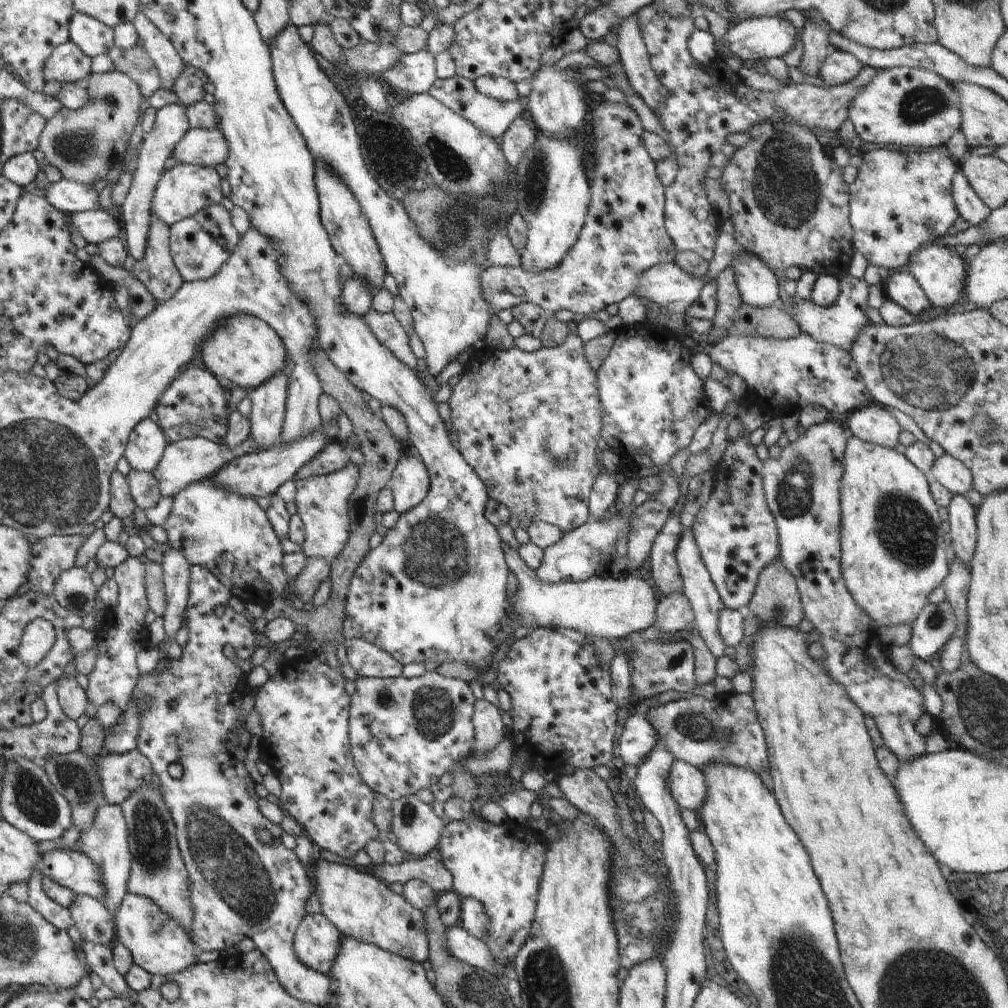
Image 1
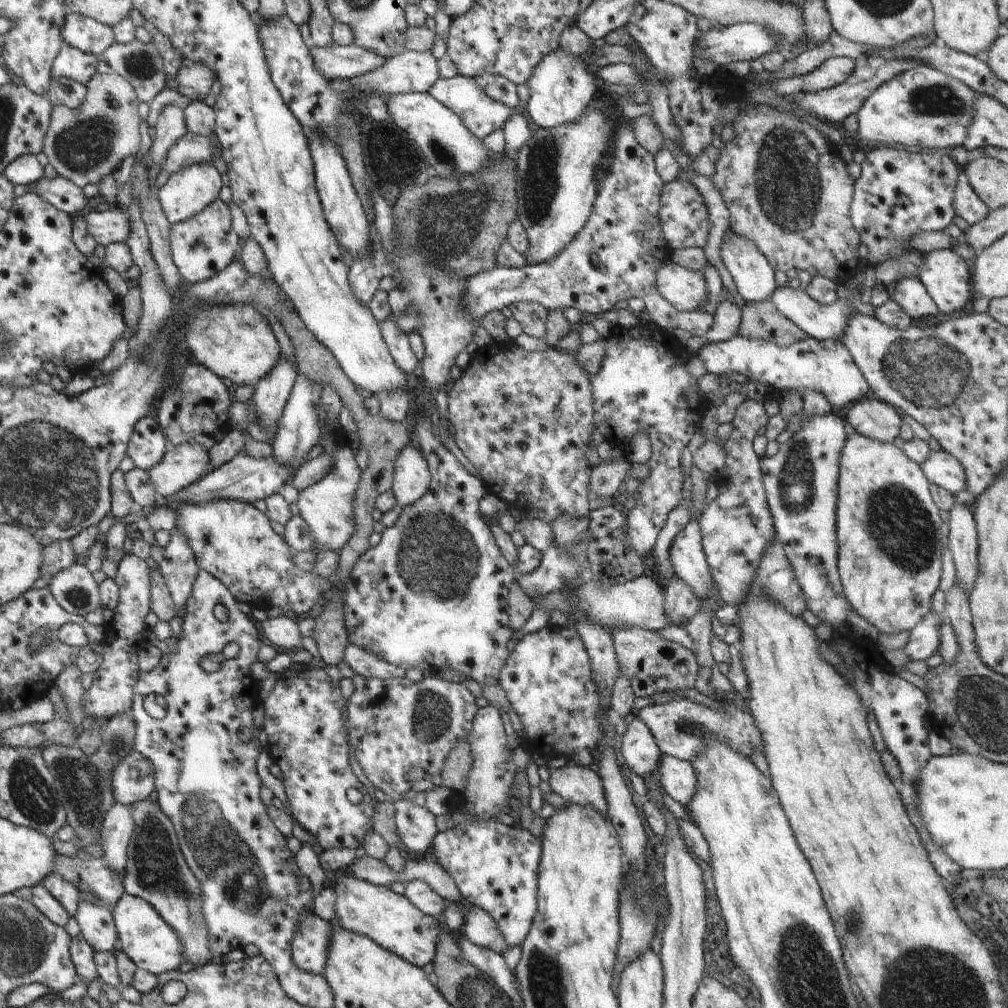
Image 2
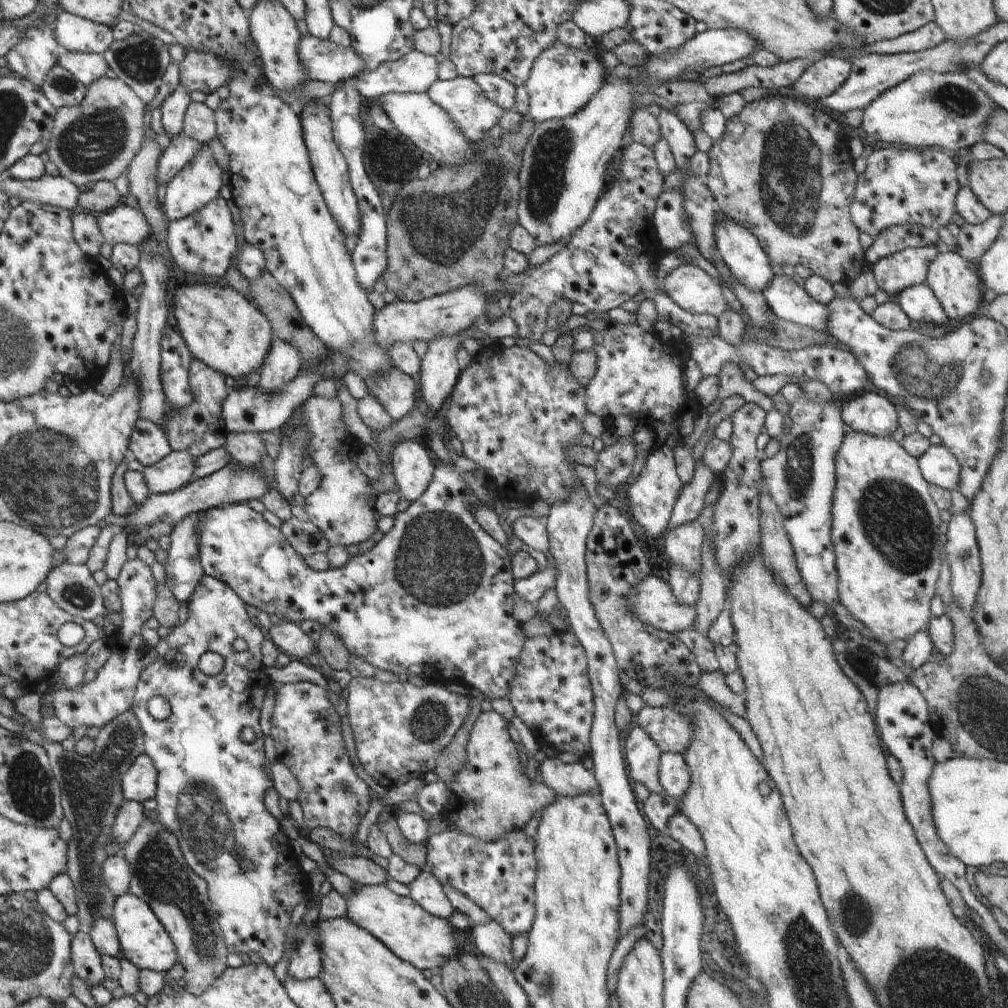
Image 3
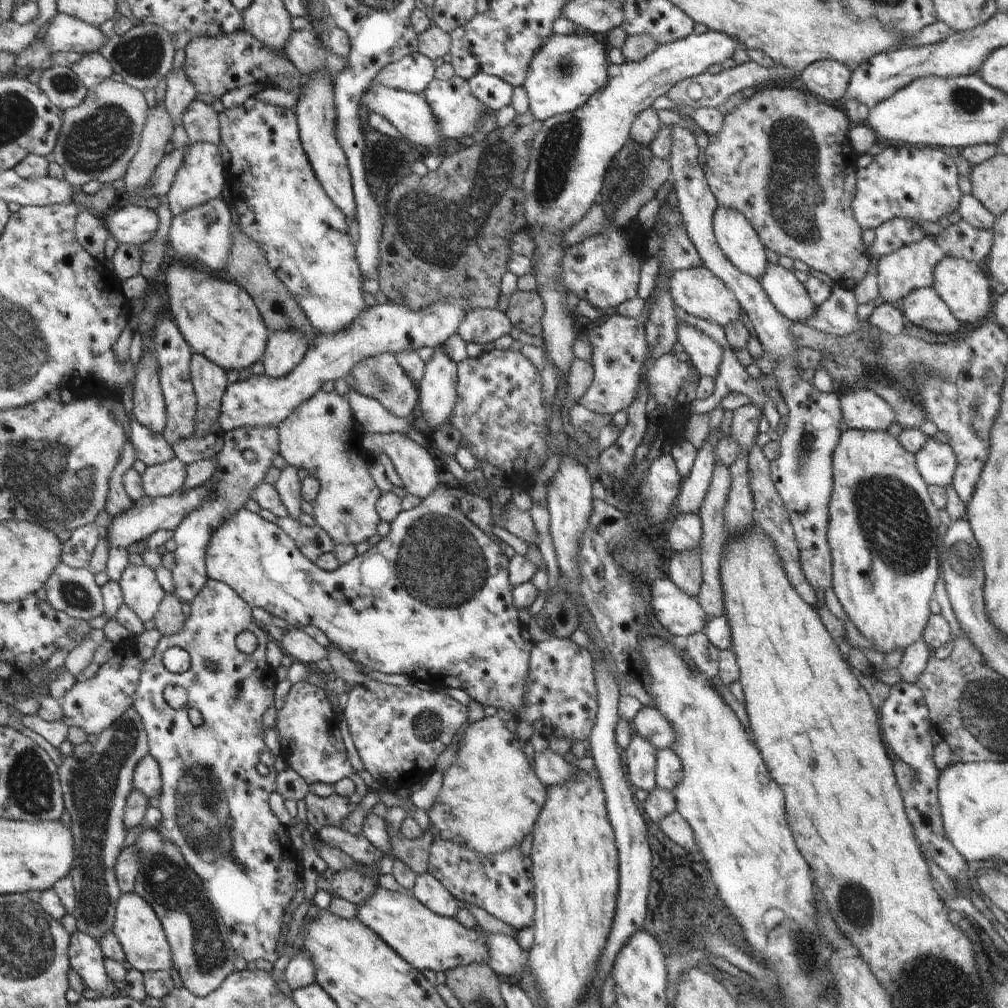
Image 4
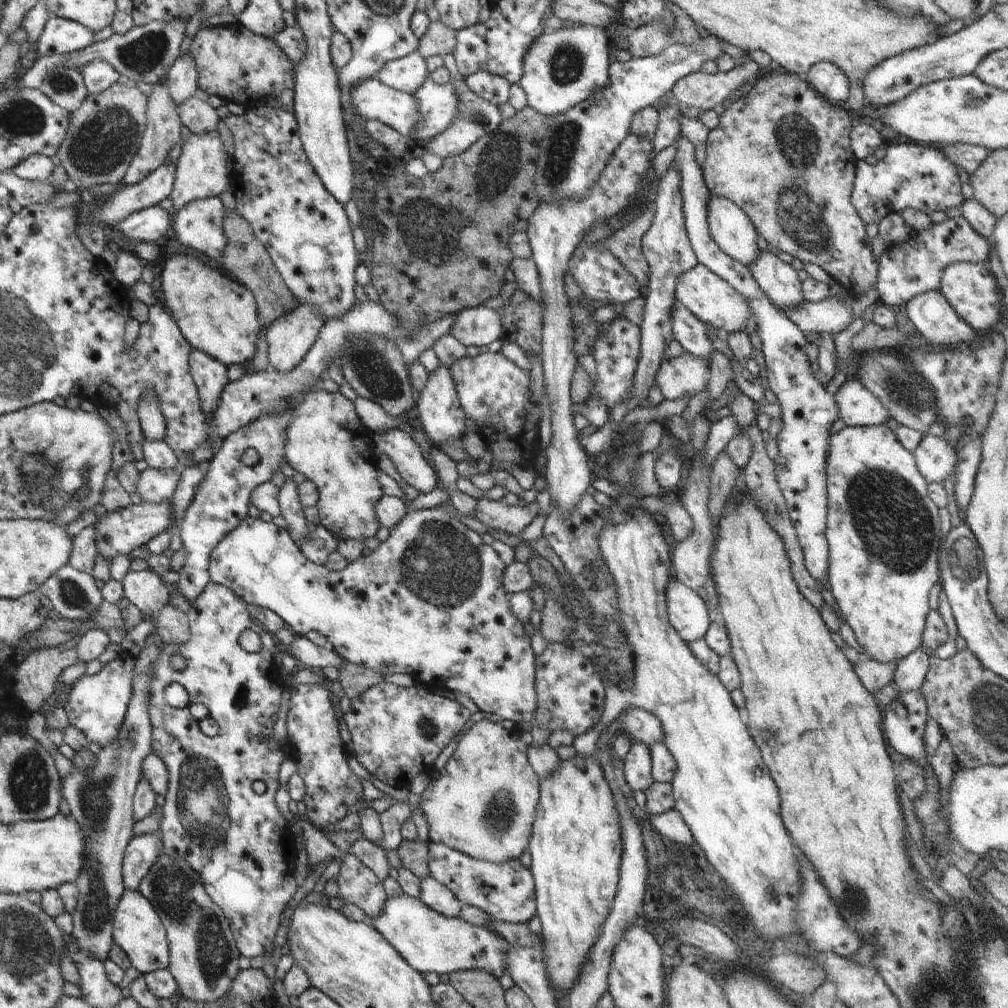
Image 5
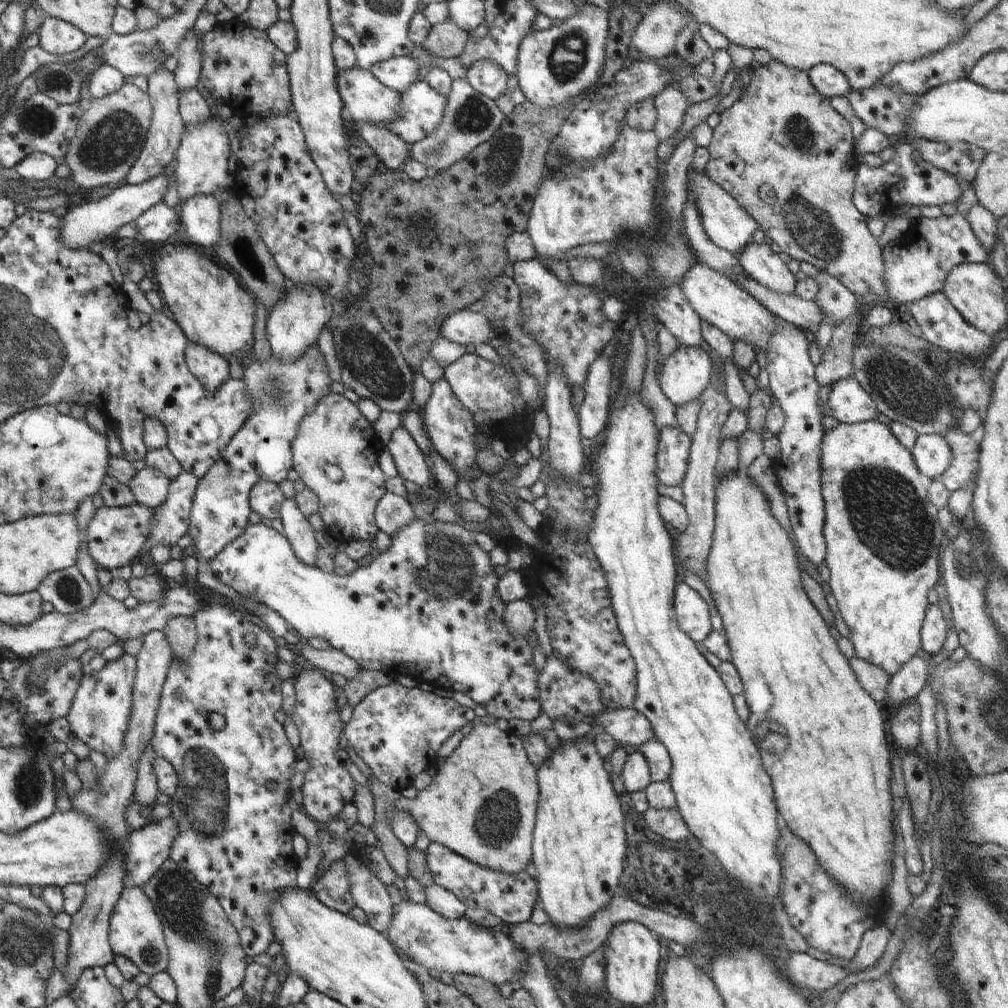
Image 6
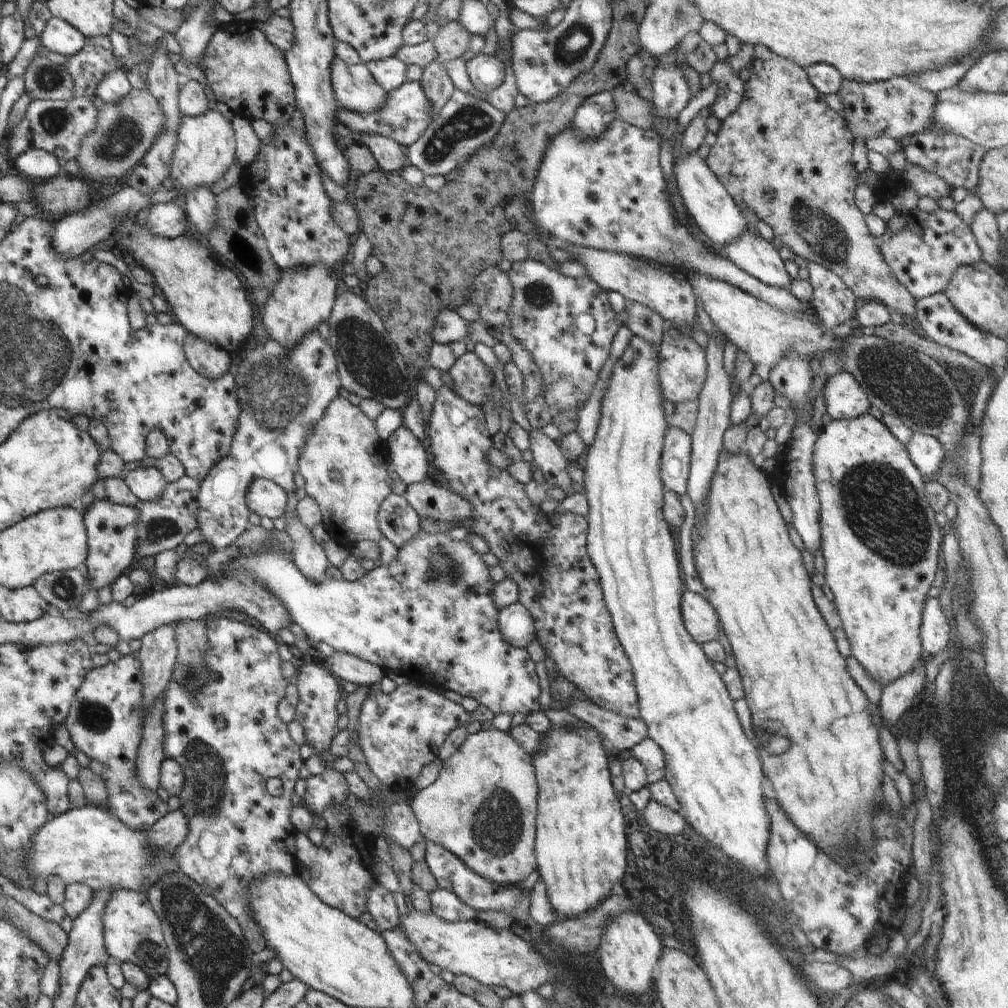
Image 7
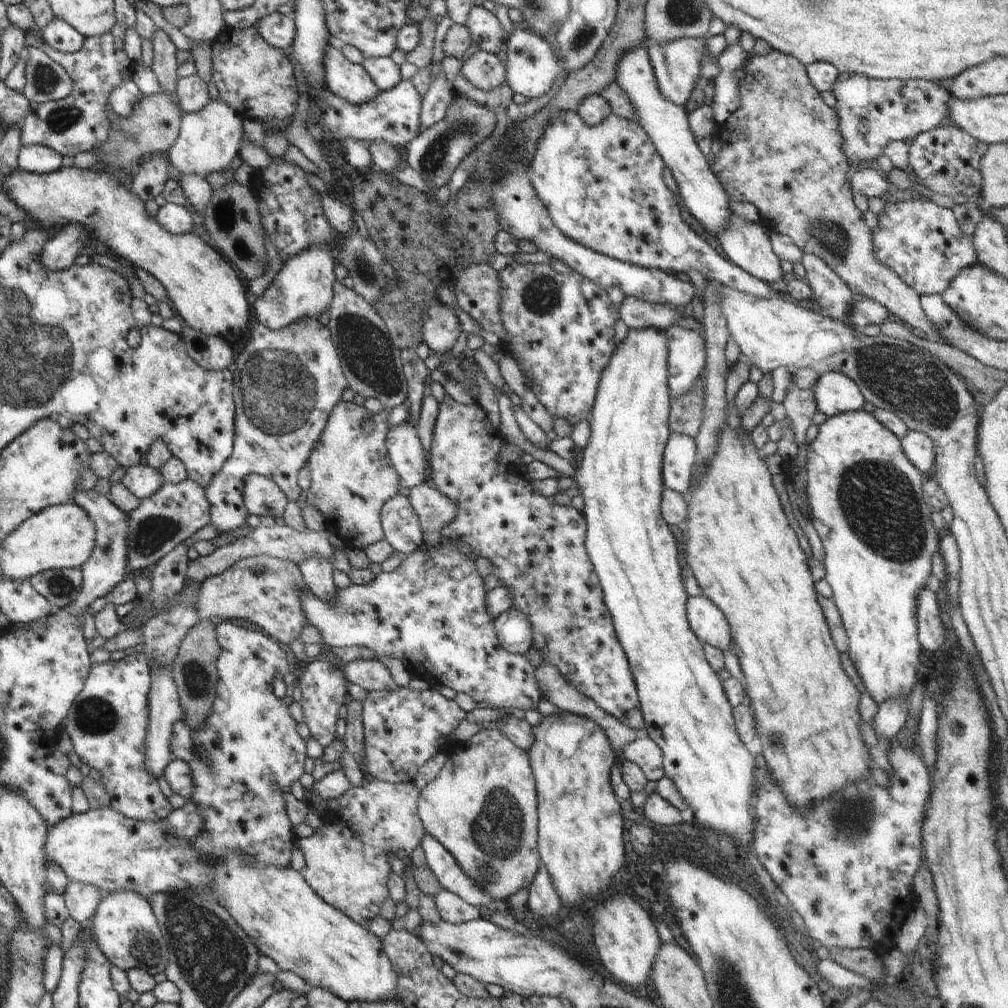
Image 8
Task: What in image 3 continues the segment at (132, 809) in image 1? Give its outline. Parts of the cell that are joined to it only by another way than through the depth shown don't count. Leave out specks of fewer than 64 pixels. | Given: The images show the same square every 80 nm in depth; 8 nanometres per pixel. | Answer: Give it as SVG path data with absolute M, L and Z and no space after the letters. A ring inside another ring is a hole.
M144 814L144 820L138 826L134 837L125 844L120 852L126 858L130 872L132 872L128 893L144 900L152 908L162 926L166 928L166 932L174 940L178 963L184 967L185 991L194 994L194 996L200 996L206 988L210 988L214 984L214 980L218 980L218 976L222 976L222 972L226 968L229 968L226 963L229 952L226 952L226 944L224 944L220 926L210 918L210 902L206 882L188 867L176 836L170 830L166 830L166 826L158 818L152 820L147 814Z

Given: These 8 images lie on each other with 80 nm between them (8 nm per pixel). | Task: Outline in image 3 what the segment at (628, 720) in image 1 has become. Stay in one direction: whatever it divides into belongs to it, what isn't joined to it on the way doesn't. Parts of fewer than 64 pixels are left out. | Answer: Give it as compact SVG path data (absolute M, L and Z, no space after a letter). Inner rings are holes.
M633 724L624 740L624 754L635 783L642 784L650 793L666 794L658 777L661 751L644 728Z

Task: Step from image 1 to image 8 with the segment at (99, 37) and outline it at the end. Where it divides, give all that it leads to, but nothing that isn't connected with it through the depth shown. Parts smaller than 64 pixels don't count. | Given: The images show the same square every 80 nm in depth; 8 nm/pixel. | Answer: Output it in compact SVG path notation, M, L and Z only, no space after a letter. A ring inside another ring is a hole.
M54 18L41 30L42 40L50 48L62 53L72 54L83 48L85 38L64 20Z

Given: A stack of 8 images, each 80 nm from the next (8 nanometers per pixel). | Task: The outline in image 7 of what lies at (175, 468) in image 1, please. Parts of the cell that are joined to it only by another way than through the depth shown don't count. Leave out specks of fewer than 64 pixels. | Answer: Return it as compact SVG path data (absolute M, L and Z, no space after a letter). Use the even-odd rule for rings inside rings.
M145 465L125 473L124 482L142 503L163 495L168 484L156 468Z

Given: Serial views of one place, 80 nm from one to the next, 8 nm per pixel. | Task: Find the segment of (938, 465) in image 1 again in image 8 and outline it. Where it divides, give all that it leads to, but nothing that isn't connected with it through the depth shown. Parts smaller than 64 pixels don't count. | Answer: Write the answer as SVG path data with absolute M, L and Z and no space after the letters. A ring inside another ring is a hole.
M908 431L904 438L900 439L902 451L910 463L922 473L929 473L934 470L934 456L936 448L934 442L926 434L917 431Z

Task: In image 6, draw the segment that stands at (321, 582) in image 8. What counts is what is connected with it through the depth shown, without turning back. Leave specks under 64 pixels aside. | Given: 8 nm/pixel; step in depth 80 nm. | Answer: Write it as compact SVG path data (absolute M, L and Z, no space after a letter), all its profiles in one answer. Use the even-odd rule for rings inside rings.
M284 498L279 512L286 540L290 542L298 560L302 560L302 564L306 566L316 566L319 545L313 528L296 504L296 498Z

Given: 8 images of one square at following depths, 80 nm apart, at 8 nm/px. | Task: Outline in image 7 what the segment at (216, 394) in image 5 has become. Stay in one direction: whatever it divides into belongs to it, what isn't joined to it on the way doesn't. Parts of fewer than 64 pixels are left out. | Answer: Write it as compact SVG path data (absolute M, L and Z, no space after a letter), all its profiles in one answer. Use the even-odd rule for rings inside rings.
M188 333L184 339L183 350L189 366L201 376L216 379L229 373L231 354L210 341Z

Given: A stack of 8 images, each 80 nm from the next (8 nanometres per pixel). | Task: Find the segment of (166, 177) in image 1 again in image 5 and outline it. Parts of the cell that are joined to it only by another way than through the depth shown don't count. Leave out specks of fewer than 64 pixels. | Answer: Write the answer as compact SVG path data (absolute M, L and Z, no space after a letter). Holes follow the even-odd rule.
M190 134L188 140L184 140L182 155L176 165L176 174L172 193L172 206L176 210L186 207L186 204L194 200L202 200L210 197L219 197L228 191L230 184L229 173L226 168L227 154L219 134Z

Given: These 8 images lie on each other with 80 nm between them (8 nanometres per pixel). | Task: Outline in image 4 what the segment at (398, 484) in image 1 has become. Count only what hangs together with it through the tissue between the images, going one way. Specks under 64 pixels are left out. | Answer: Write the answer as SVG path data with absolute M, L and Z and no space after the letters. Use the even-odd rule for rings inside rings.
M362 432L362 445L368 454L378 454L384 452L394 465L396 474L400 477L403 489L407 494L412 494L419 498L425 498L434 492L434 488L441 482L436 468L435 453L429 452L424 446L416 444L412 438L401 433L392 432L390 434L368 434Z

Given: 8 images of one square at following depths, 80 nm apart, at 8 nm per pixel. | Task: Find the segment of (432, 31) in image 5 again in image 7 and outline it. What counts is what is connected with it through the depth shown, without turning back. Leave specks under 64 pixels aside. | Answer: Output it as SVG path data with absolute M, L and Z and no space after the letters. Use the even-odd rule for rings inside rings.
M449 21L441 29L432 29L435 56L442 62L467 57L470 33L460 22Z

